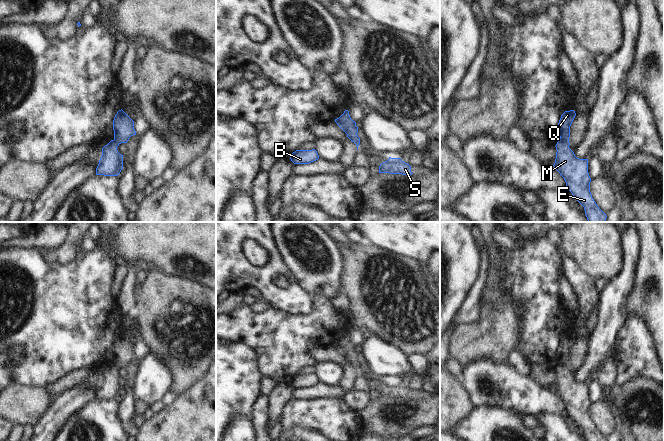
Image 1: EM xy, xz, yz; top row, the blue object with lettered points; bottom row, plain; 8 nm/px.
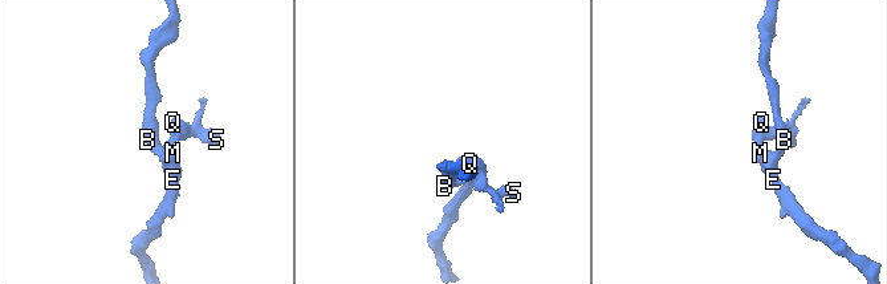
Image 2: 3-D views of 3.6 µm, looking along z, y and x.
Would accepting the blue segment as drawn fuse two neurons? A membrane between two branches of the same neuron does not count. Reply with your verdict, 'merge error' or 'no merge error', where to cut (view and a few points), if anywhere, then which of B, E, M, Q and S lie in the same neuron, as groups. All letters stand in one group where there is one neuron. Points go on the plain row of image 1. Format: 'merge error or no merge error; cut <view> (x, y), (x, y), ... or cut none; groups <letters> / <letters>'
merge error; cut yz (559, 364), (564, 364), (568, 367); groups B E M / Q S

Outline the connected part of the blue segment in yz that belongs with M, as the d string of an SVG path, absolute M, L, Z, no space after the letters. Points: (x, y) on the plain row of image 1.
M570 367L556 368L555 393L566 406L567 413L584 431L586 441L607 441L598 431L590 416L591 402L588 397L588 383L579 383L569 372Z

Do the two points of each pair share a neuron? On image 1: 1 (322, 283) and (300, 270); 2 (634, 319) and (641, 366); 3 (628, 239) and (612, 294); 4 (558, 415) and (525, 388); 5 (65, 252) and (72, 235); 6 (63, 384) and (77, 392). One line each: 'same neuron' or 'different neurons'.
1: same neuron
2: same neuron
3: same neuron
4: same neuron
5: same neuron
6: different neurons

